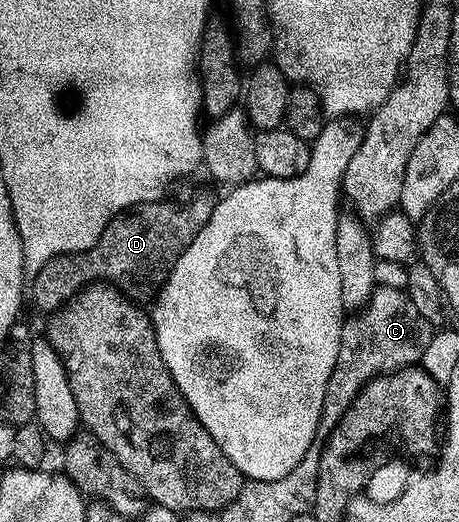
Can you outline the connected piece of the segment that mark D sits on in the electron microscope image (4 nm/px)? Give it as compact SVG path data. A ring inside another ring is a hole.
M199 191L192 203L183 203L180 207L167 202L141 203L122 215L116 215L105 233L101 233L97 245L76 255L58 255L40 267L29 283L30 302L32 299L41 310L54 313L78 291L97 282L118 287L132 301L154 300L181 253L185 253L193 237L205 229L205 221L213 217L217 195L211 191Z

